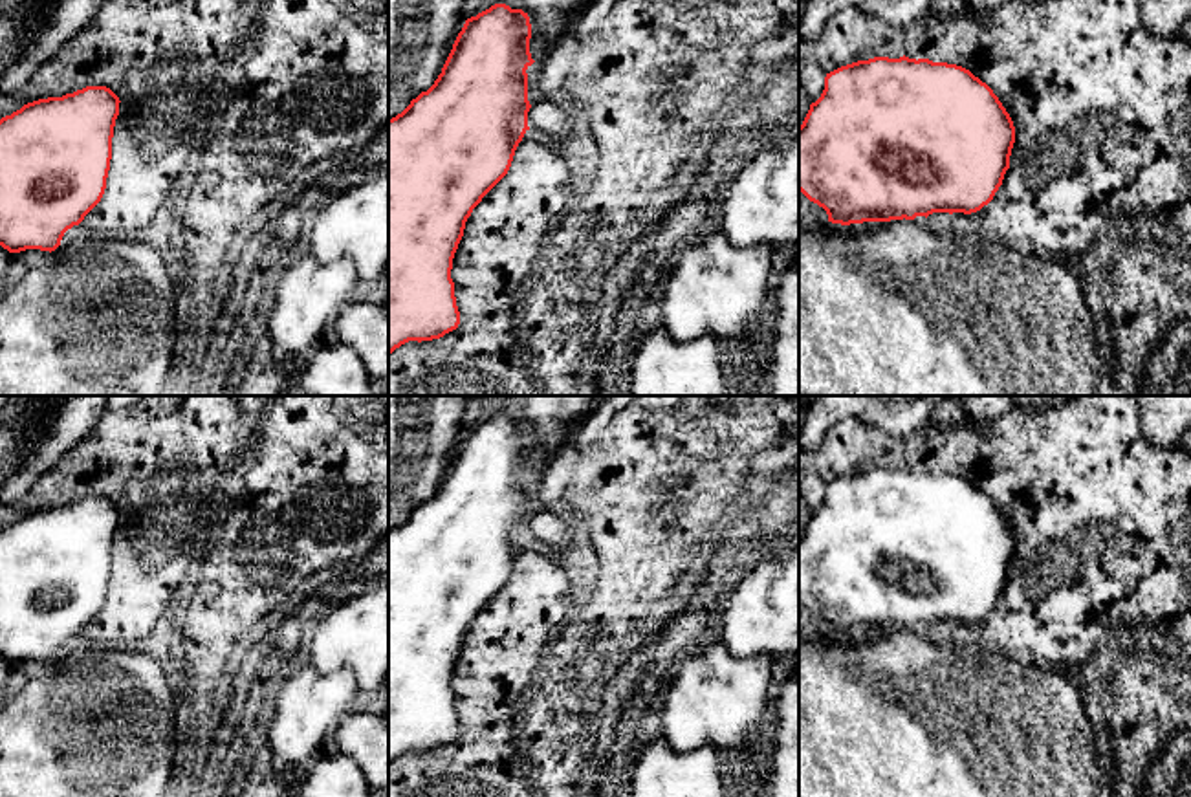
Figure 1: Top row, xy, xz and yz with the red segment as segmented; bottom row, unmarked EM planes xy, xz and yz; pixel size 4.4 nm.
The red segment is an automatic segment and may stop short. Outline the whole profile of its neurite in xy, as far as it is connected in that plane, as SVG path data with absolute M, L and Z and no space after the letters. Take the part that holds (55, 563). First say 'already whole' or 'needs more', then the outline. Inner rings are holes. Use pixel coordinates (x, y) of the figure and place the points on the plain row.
already whole; M86 497L62 508L24 515L0 530L0 656L9 663L55 661L68 639L79 636L101 612L112 570L119 508L106 497Z

